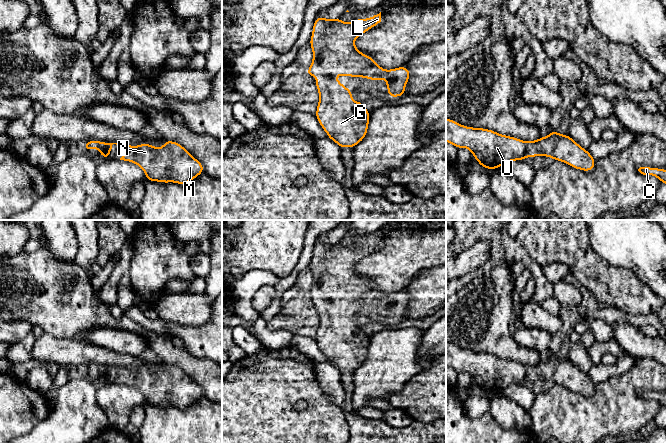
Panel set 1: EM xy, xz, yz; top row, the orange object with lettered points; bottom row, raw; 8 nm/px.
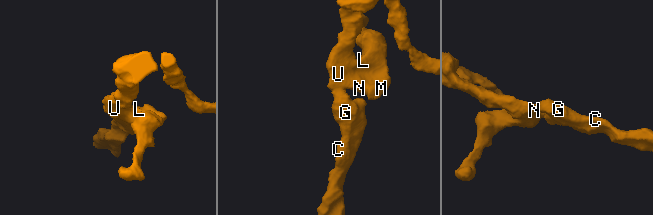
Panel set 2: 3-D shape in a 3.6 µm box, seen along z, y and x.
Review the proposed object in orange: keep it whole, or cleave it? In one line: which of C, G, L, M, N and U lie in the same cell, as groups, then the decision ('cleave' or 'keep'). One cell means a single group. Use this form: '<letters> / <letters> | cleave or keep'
C G L M N U | keep

